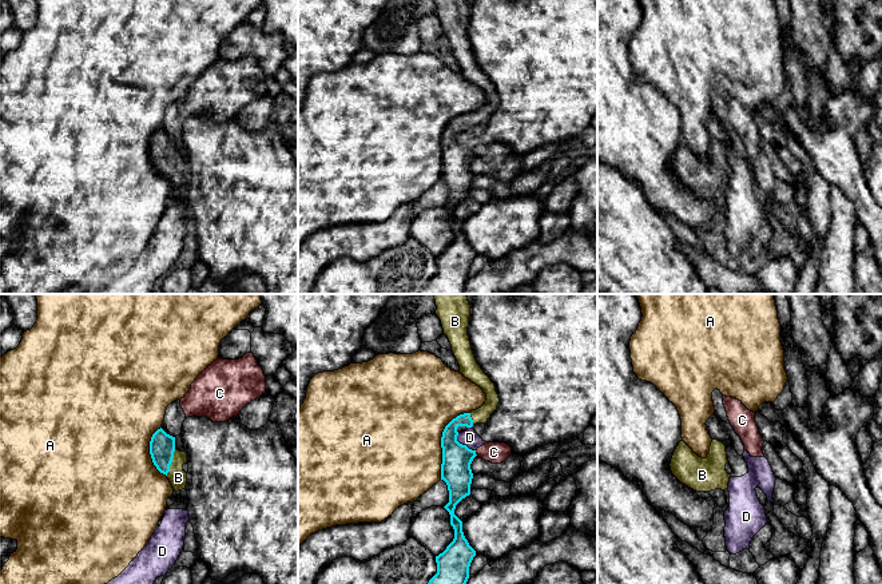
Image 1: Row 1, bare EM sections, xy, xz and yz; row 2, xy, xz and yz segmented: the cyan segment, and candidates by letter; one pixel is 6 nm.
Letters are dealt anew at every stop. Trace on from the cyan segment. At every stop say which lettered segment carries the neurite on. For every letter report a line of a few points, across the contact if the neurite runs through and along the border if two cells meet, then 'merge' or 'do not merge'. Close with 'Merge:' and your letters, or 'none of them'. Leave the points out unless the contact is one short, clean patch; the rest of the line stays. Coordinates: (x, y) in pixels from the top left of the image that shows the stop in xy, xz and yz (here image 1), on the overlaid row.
A: do not merge
B: line xy (162, 445), (163, 453), (171, 461), (178, 477); merge
C: line xz (475, 451), (477, 455); do not merge
D: line xz (457, 433), (457, 440), (475, 451); do not merge
Merge: B

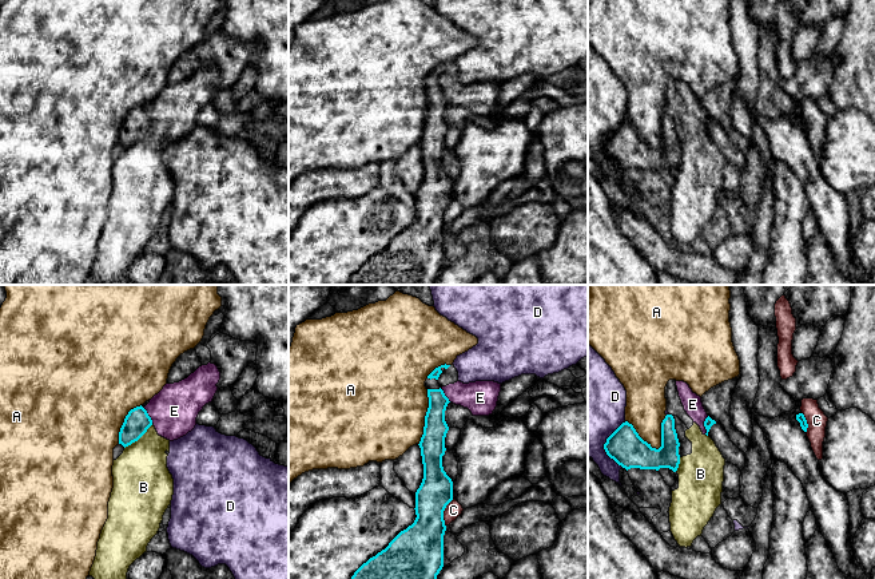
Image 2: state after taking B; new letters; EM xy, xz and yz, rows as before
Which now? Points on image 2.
A: do not merge
B: line xy (152, 424), (124, 448); do not merge
C: do not merge
D: do not merge
E: line yz (708, 416), (704, 421), (704, 433); do not merge
Merge: none of them

